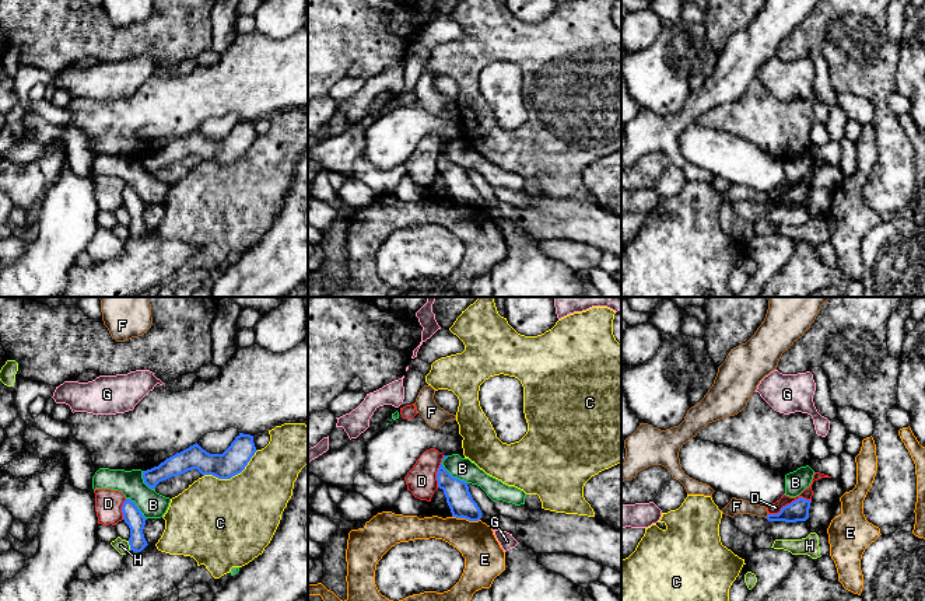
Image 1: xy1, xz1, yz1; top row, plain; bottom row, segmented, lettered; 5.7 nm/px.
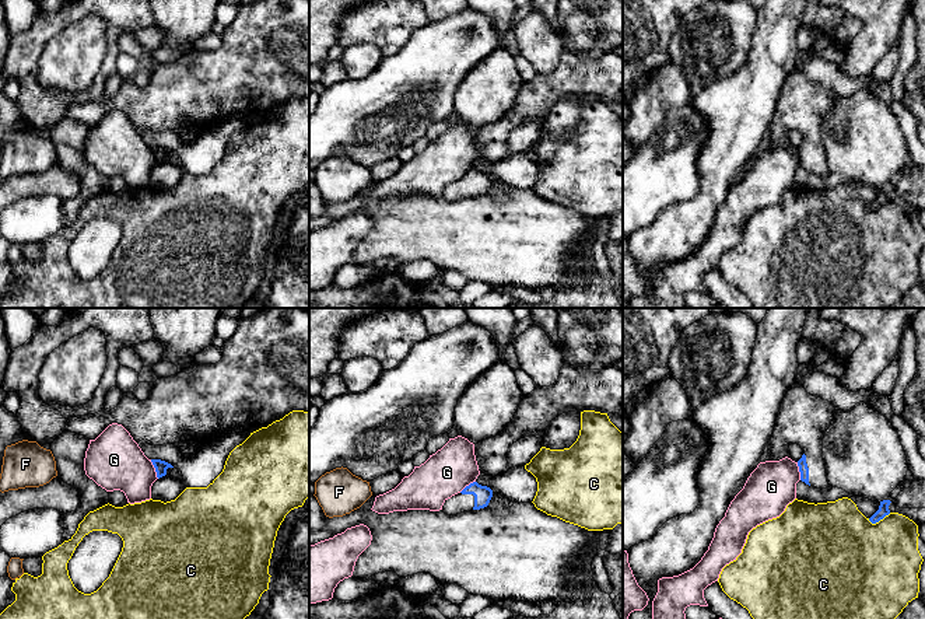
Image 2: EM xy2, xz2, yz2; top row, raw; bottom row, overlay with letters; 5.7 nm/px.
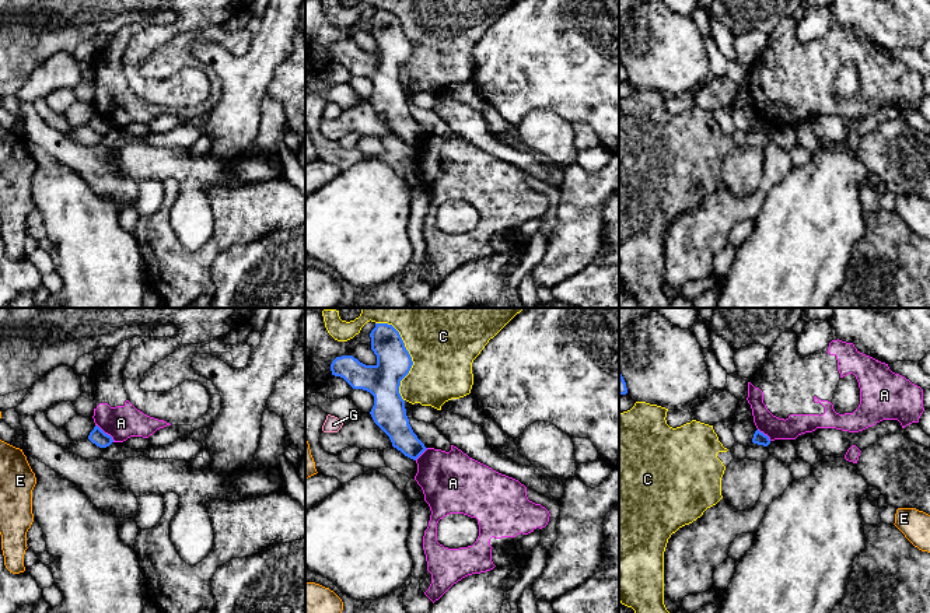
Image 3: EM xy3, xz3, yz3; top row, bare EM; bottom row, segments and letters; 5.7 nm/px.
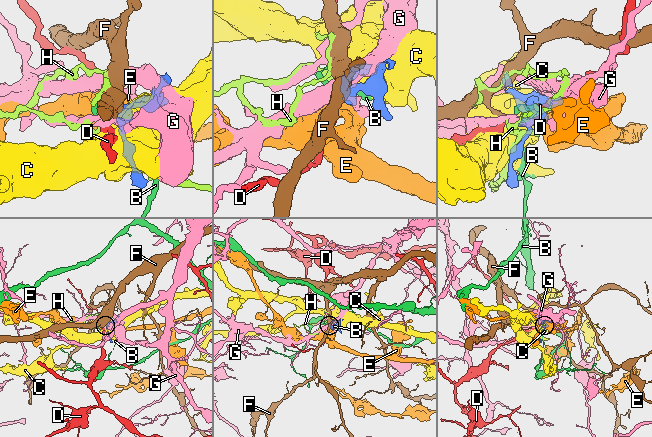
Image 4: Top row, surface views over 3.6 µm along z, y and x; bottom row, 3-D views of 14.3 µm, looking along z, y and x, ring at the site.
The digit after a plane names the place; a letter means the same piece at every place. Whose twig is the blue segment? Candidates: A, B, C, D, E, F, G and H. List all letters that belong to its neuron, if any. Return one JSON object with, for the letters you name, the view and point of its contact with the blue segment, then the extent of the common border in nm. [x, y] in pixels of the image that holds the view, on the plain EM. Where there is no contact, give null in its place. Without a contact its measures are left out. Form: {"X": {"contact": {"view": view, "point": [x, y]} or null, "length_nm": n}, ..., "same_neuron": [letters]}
{"same_neuron": []}

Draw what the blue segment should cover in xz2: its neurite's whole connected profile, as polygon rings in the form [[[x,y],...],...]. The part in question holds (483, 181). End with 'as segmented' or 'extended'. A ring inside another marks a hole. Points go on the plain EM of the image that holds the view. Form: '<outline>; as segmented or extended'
[[[473,168],[460,179],[445,186],[442,197],[448,202],[456,202],[463,197],[480,196],[488,192],[491,183],[493,176],[490,174]]]; extended

